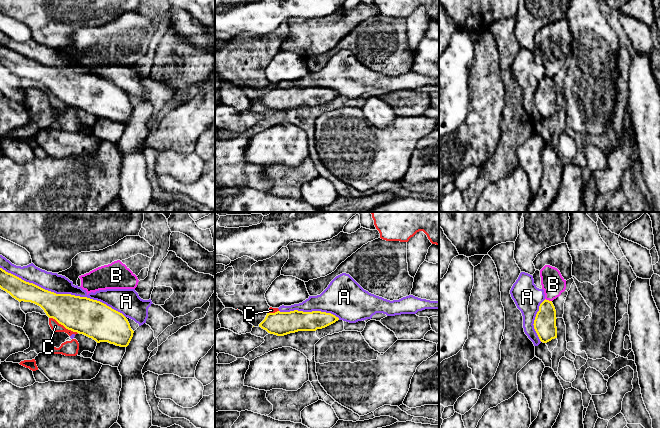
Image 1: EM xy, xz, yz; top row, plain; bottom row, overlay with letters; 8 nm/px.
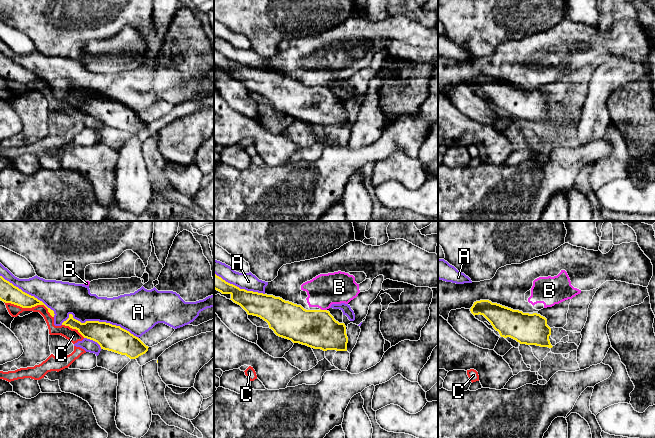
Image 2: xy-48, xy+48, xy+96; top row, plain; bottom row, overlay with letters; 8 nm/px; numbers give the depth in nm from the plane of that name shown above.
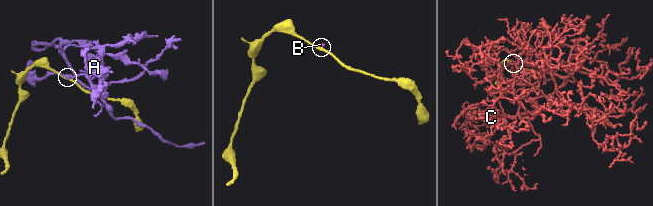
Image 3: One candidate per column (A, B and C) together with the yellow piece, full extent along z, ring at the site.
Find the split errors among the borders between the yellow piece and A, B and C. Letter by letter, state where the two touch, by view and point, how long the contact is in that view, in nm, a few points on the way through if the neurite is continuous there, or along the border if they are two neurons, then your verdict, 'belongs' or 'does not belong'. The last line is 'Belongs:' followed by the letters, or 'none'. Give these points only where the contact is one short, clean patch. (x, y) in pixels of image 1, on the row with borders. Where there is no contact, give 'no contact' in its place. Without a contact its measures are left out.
A: contact xy (63, 294); length 1100 nm; does not belong
B: contact yz (548, 300); length 60 nm; border yz (545, 298), (551, 301); does not belong
C: contact xy (63, 325); length 260 nm; does not belong
Belongs: none

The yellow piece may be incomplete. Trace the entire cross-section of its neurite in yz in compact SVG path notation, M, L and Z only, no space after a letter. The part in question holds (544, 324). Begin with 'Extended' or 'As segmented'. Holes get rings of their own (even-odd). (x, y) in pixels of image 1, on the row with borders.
As segmented. M544 300L536 314L534 329L541 342L547 343L557 338L556 310L552 301Z

